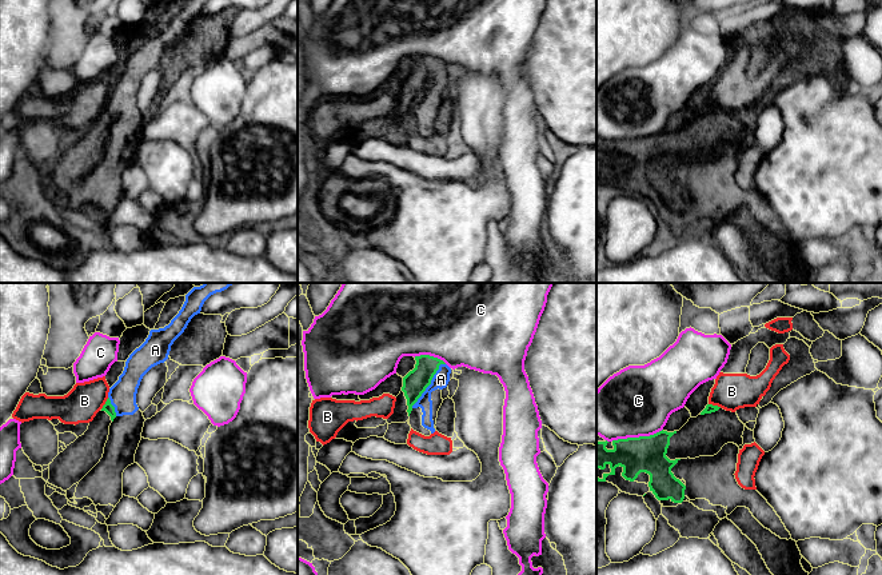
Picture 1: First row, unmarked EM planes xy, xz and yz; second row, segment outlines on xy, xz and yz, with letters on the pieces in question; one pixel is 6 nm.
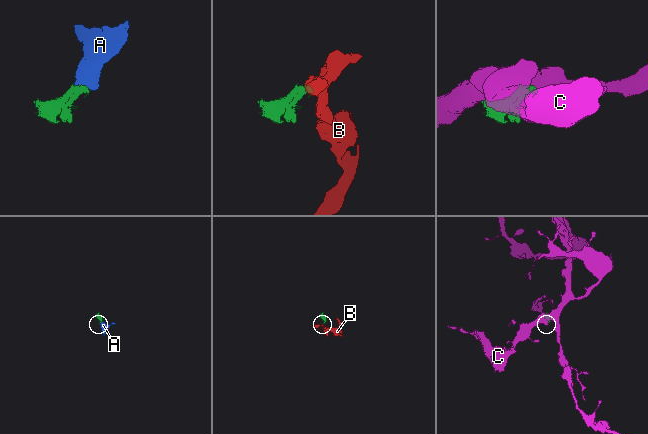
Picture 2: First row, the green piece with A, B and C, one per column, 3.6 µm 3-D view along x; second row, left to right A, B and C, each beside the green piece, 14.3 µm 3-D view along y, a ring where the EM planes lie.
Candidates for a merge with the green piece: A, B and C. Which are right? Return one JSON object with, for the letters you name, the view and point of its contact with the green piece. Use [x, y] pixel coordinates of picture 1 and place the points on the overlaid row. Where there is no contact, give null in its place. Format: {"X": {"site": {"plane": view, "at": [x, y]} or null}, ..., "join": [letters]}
{"A": {"site": {"plane": "xz", "at": [430, 383]}}, "join": ["A"]}

